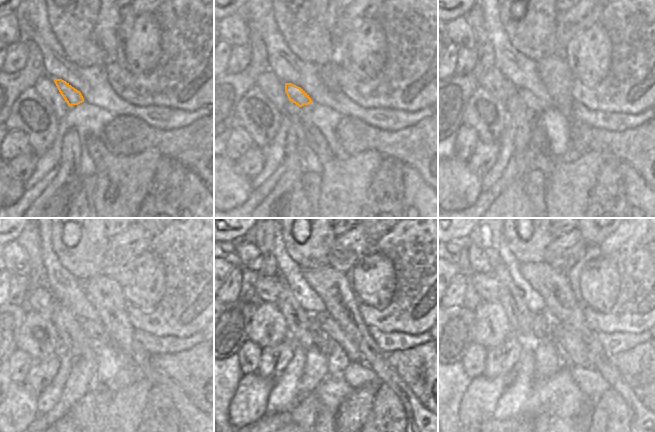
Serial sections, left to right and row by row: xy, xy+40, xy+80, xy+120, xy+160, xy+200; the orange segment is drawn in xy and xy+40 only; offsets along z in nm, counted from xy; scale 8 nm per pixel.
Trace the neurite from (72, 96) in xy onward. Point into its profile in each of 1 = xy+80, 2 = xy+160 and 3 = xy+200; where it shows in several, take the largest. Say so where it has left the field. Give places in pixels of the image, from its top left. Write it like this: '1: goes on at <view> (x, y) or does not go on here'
1: goes on at xy+80 (535, 105)
2: goes on at xy+160 (330, 326)
3: goes on at xy+200 (573, 349)

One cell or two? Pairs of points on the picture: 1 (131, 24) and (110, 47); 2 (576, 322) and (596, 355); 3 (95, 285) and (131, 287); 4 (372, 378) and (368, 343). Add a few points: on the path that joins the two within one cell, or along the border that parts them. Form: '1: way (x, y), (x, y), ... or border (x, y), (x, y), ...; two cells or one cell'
1: border (122, 20), (118, 26), (117, 47), (112, 57); two cells
2: way (583, 330), (594, 347); one cell
3: border (116, 277), (122, 293), (129, 303); two cells
4: border (363, 362), (376, 374), (381, 382); two cells

